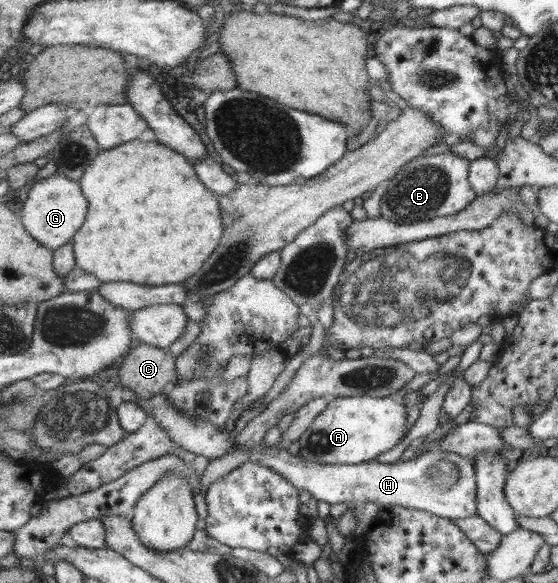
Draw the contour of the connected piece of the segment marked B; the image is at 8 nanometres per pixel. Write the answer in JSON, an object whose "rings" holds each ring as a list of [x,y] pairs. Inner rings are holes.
{"rings":[[[450,151],[405,162],[387,182],[386,190],[379,199],[379,216],[407,225],[412,220],[442,217],[466,208],[477,196],[468,184],[468,165],[468,160]]]}

